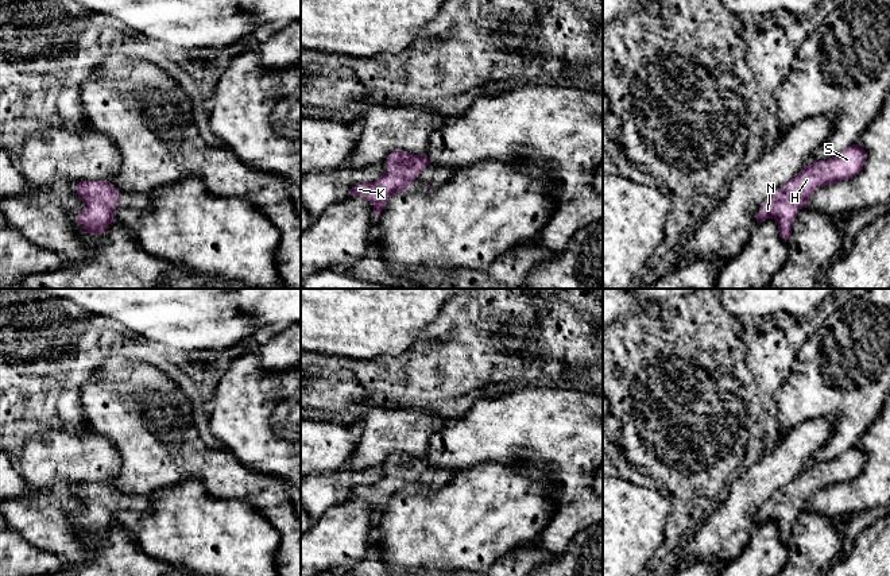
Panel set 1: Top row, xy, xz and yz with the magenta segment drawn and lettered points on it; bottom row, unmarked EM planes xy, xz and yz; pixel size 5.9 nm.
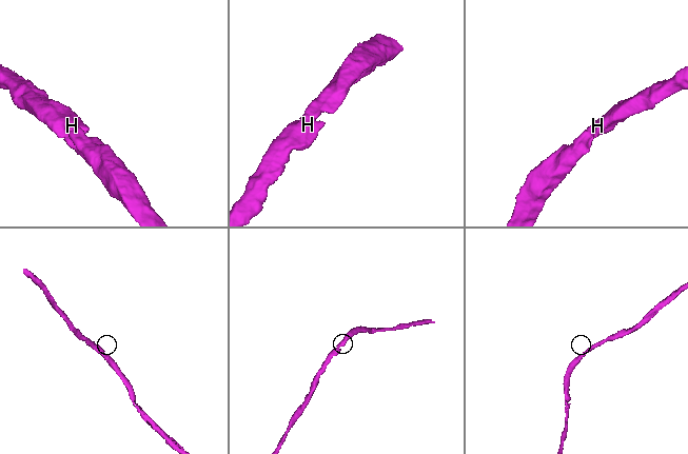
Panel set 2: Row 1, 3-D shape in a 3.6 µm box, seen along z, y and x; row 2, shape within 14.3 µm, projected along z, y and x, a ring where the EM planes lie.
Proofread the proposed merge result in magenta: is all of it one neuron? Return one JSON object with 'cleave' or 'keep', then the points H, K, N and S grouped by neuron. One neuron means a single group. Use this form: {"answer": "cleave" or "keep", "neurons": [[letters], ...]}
{"answer": "keep", "neurons": [["H", "K", "N", "S"]]}

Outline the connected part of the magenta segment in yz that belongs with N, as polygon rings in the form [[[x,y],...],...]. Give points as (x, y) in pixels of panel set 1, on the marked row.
[[[858,143],[827,161],[809,163],[761,205],[756,223],[774,219],[781,237],[786,241],[798,210],[809,205],[810,196],[828,183],[856,177],[864,163],[866,152]]]

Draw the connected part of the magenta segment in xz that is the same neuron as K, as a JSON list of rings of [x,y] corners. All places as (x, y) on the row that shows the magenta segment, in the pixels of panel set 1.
[[[403,150],[392,151],[386,162],[388,170],[378,181],[360,182],[349,193],[349,196],[365,197],[374,205],[376,217],[394,194],[406,192],[430,165],[426,152],[414,155]]]

